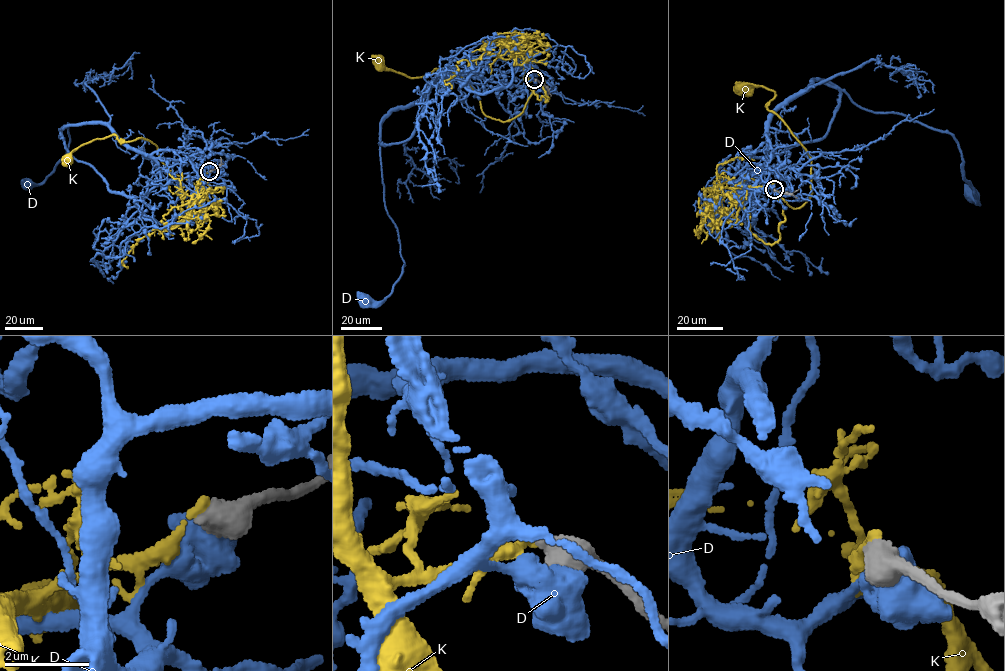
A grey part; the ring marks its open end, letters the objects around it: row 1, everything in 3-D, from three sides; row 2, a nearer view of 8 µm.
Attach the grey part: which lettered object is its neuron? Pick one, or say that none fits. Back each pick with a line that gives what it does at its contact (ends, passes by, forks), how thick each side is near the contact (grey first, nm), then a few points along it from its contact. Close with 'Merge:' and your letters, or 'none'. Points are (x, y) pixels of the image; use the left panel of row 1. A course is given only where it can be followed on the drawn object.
Merge: none

